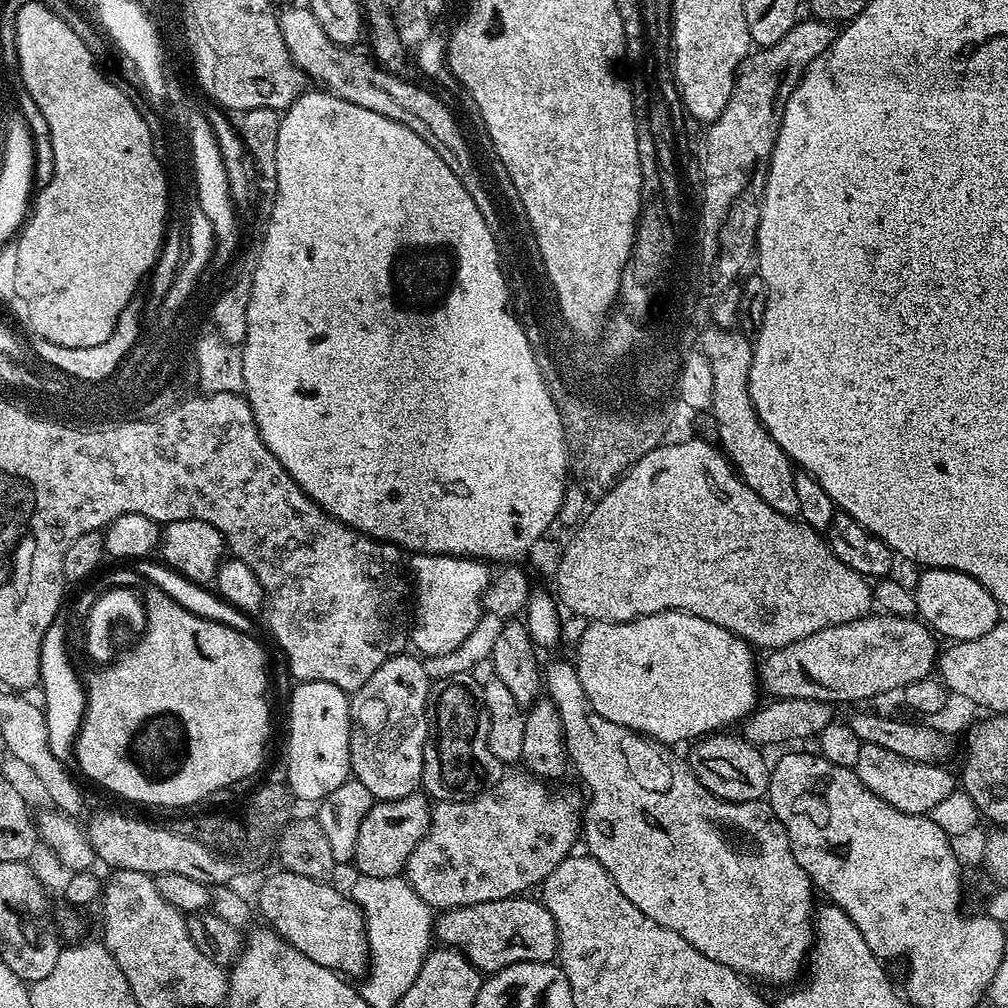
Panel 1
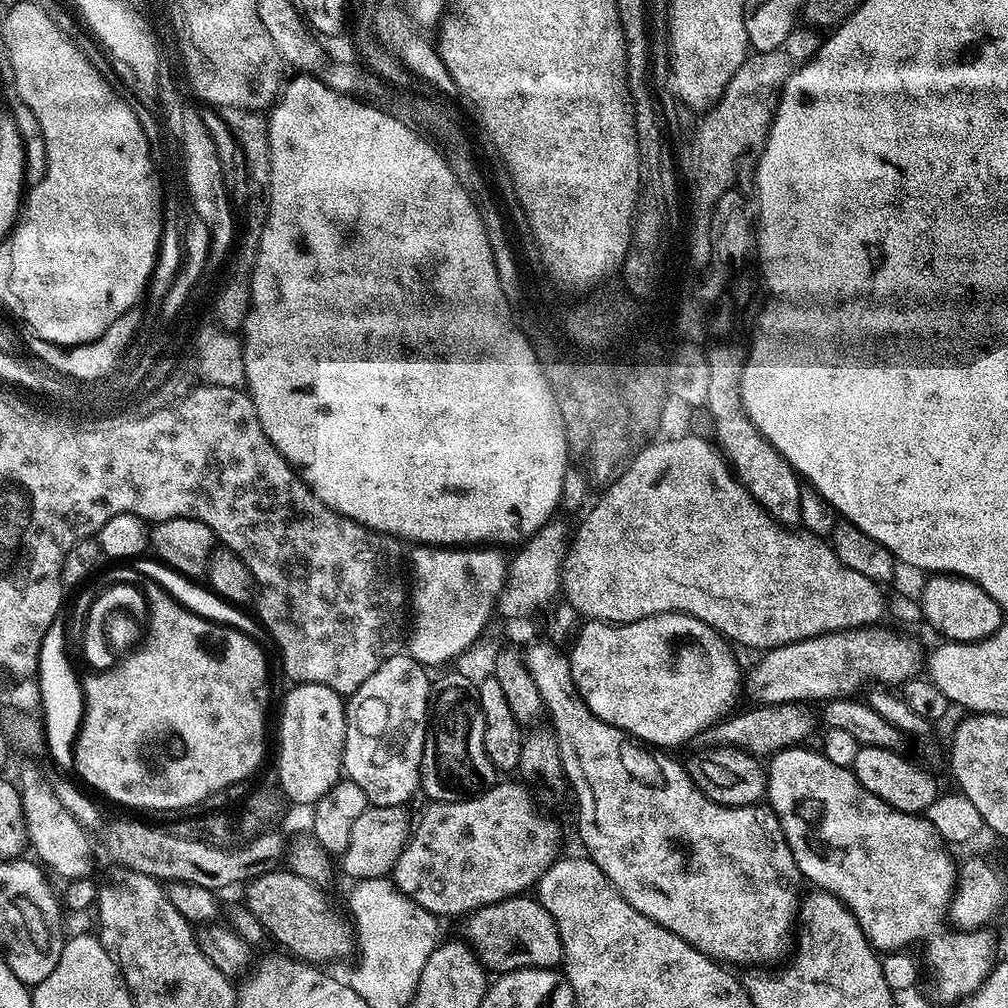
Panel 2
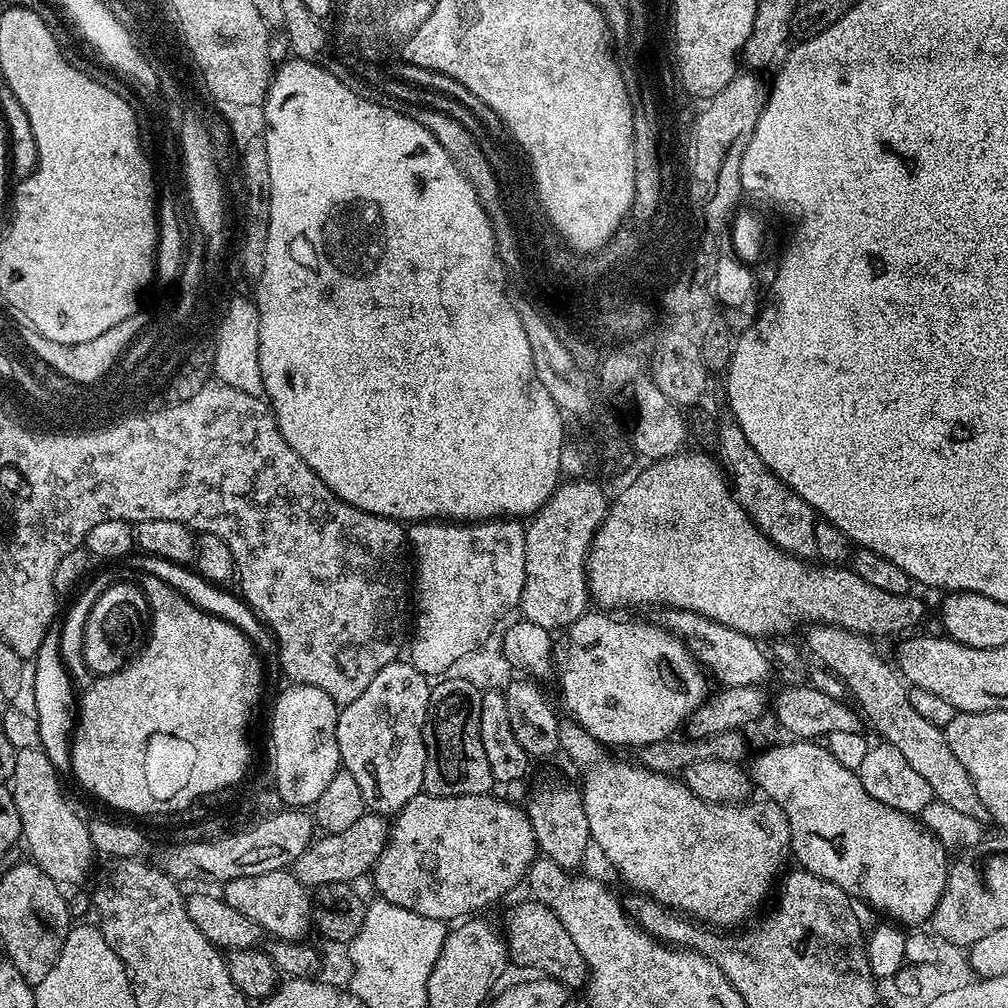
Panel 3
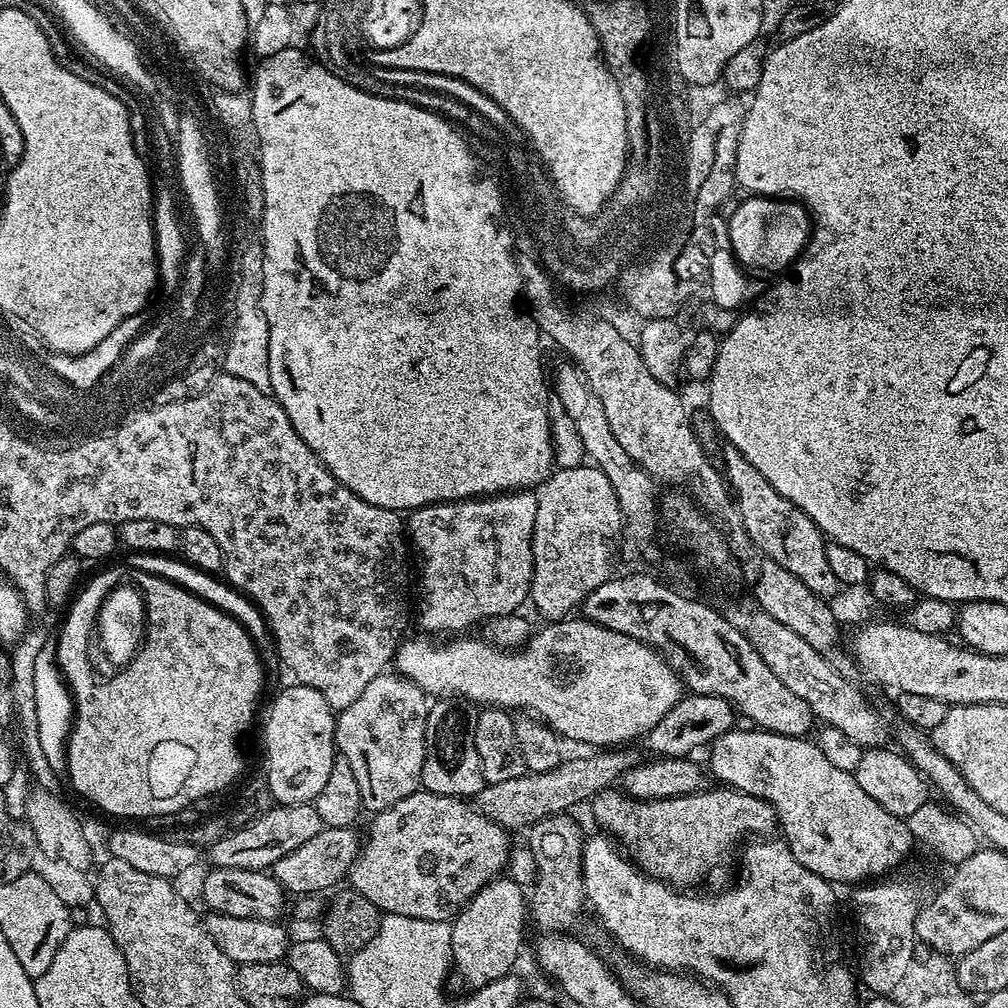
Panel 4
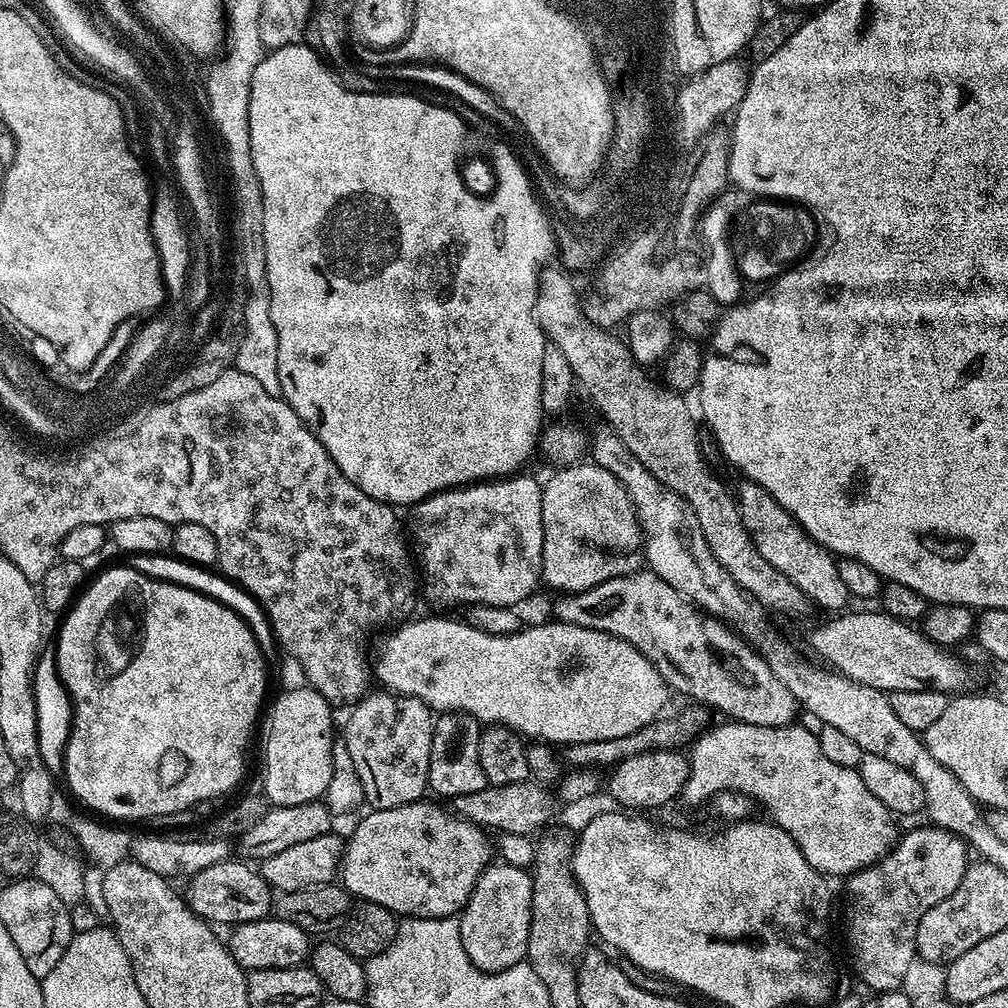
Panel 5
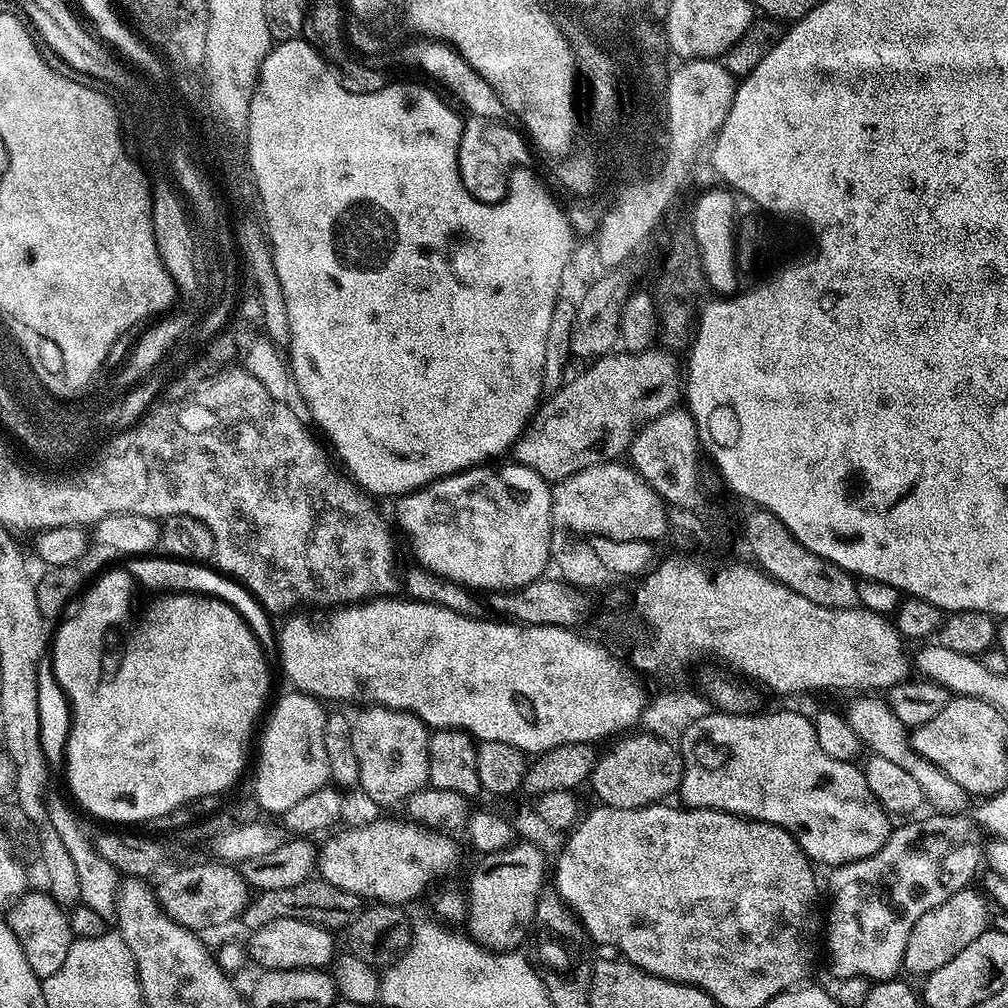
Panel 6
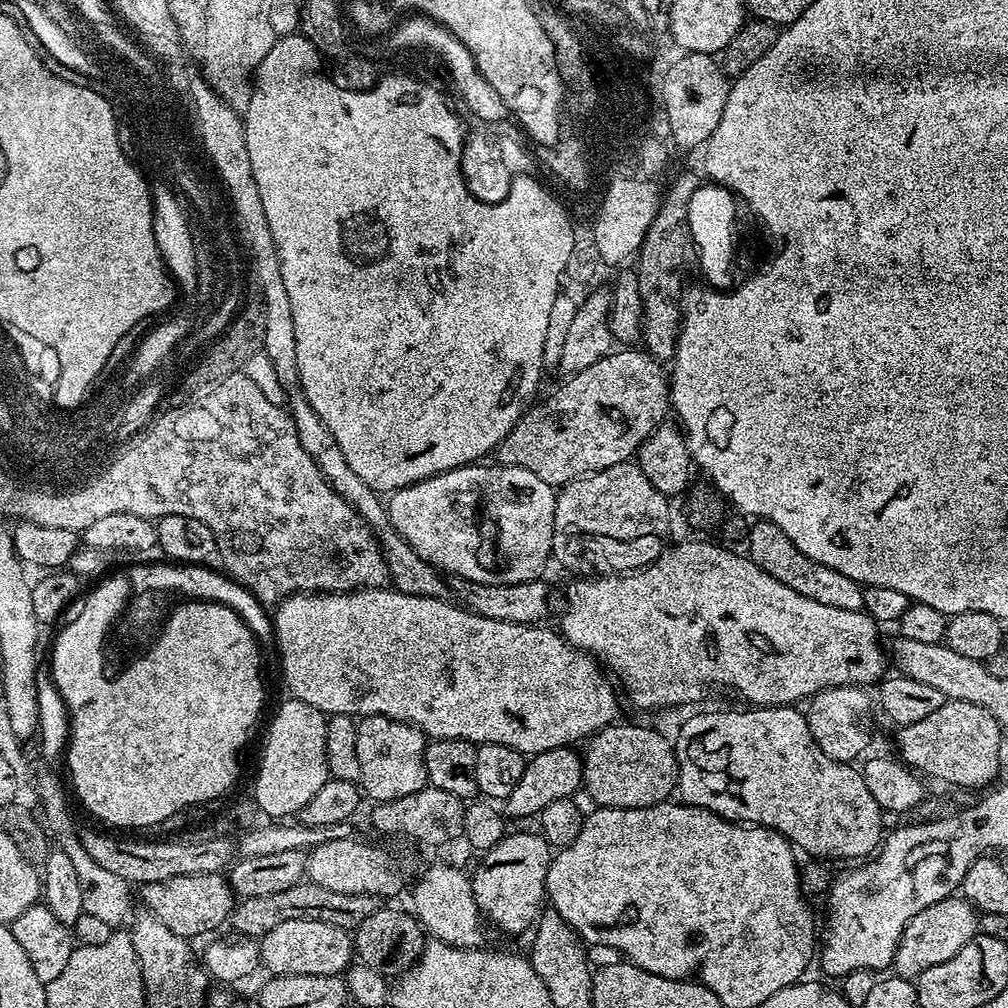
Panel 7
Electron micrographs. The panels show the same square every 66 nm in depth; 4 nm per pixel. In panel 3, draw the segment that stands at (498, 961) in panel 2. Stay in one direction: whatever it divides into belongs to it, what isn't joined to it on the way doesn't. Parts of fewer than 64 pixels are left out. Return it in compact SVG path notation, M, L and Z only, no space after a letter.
M528 898L525 904L516 904L508 912L508 917L502 924L502 935L508 945L508 959L513 965L521 964L524 968L537 968L537 973L545 977L560 981L569 990L583 989L588 983L588 967L578 954L578 948L566 934L566 926L549 908Z

